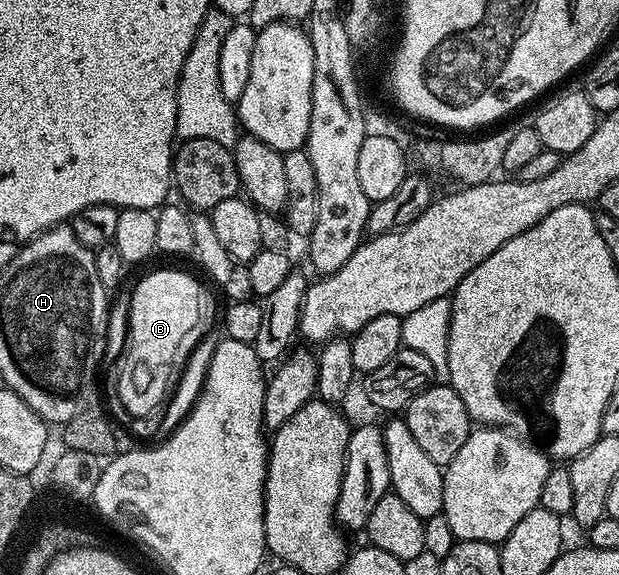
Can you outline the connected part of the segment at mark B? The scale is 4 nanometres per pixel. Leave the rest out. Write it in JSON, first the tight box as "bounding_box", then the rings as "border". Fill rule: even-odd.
{"bounding_box":[117,271,202,420],"border":[[[153,271],[134,285],[129,299],[129,340],[117,367],[118,395],[134,420],[152,416],[154,409],[166,402],[171,391],[169,378],[175,375],[172,362],[182,336],[198,320],[198,296],[202,288],[196,277],[185,271]]]}

